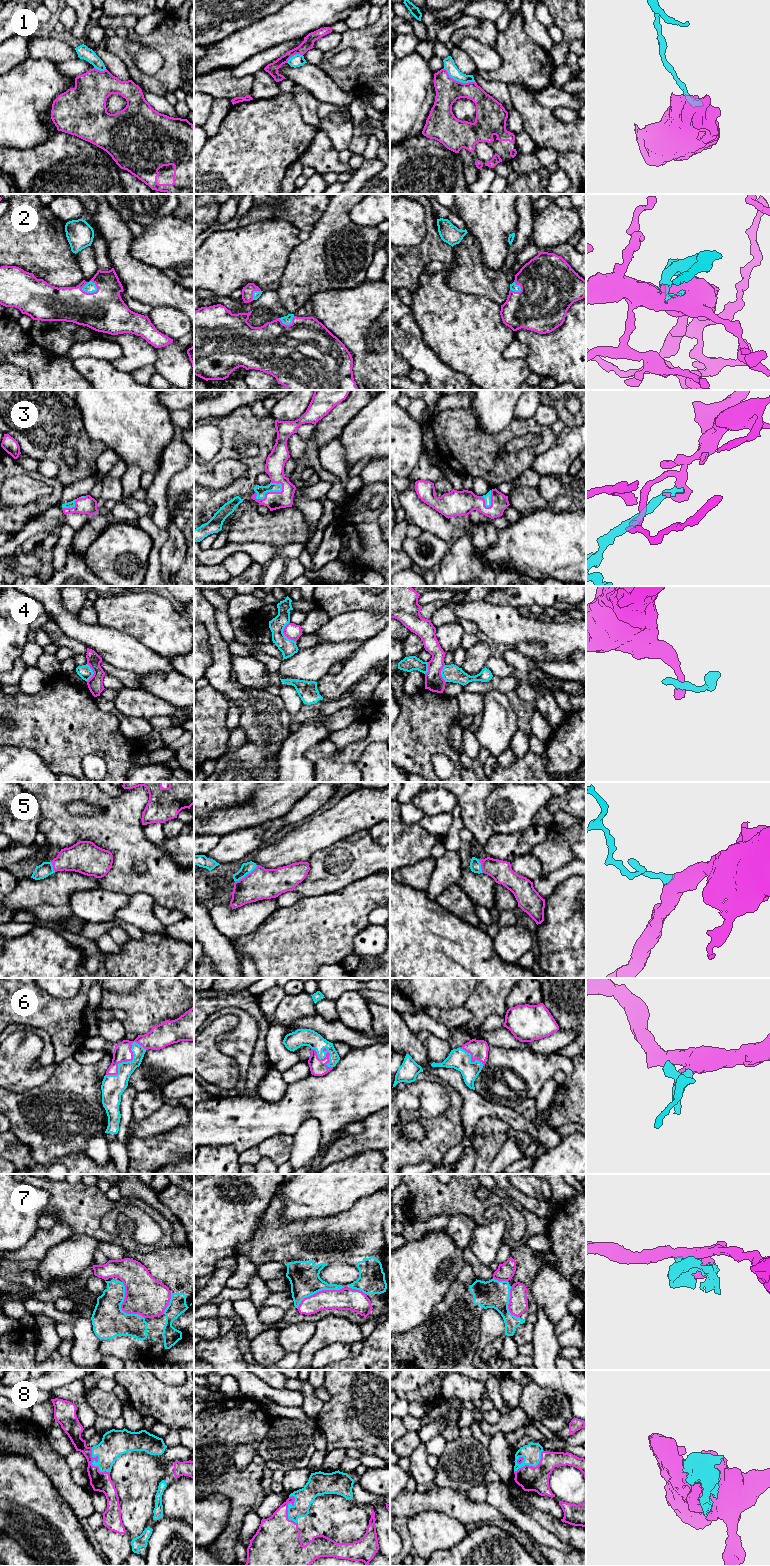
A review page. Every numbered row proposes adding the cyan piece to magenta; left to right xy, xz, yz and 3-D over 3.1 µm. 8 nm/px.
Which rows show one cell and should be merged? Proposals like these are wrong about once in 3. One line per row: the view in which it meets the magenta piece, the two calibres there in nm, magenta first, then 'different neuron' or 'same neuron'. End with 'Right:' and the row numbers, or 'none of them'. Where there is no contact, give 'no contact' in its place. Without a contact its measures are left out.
1: contact in yz; calibres 200 and 90 nm; different neuron
2: contact in xy; calibres 340 and 90 nm; same neuron
3: contact in xz; calibres 160 and 80 nm; same neuron
4: contact in xz; calibres 130 and 130 nm; different neuron
5: contact in xz; calibres 240 and 90 nm; same neuron
6: contact in xy; calibres 150 and 180 nm; same neuron
7: contact in xy; calibres 320 and 260 nm; different neuron
8: contact in xy; calibres 160 and 220 nm; same neuron
Right: 2, 3, 5, 6, 8

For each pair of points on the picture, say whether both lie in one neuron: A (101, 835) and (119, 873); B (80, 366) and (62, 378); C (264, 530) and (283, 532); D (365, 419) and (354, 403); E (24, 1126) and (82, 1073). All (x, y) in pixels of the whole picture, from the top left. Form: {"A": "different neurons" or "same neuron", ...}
{"A": "same neuron", "B": "different neurons", "C": "same neuron", "D": "different neurons", "E": "same neuron"}

